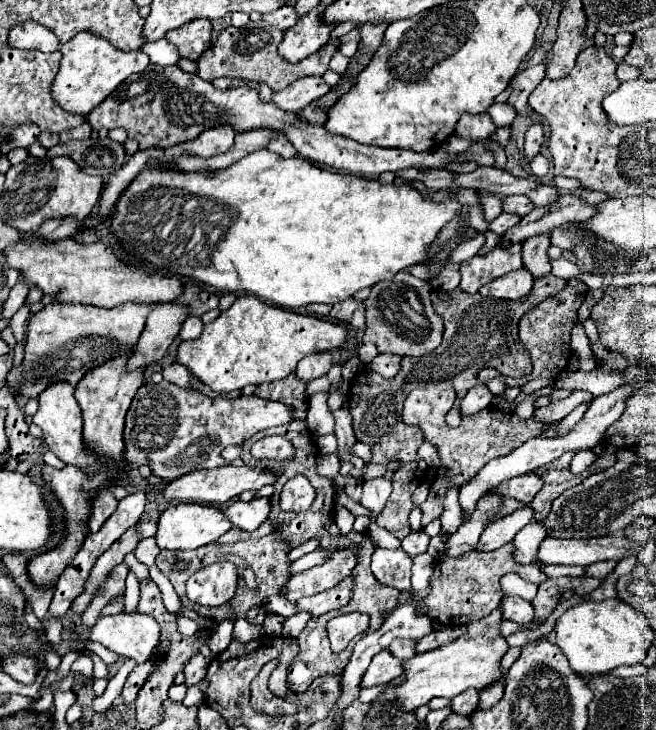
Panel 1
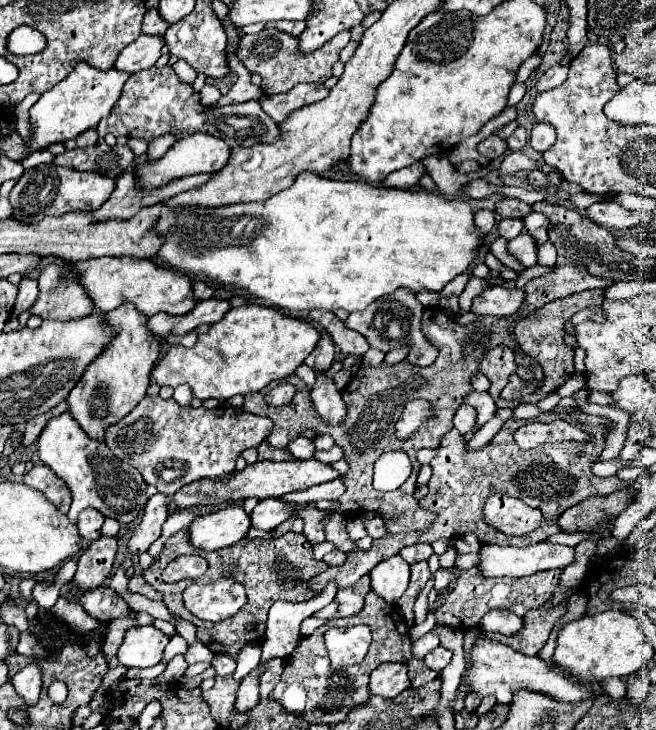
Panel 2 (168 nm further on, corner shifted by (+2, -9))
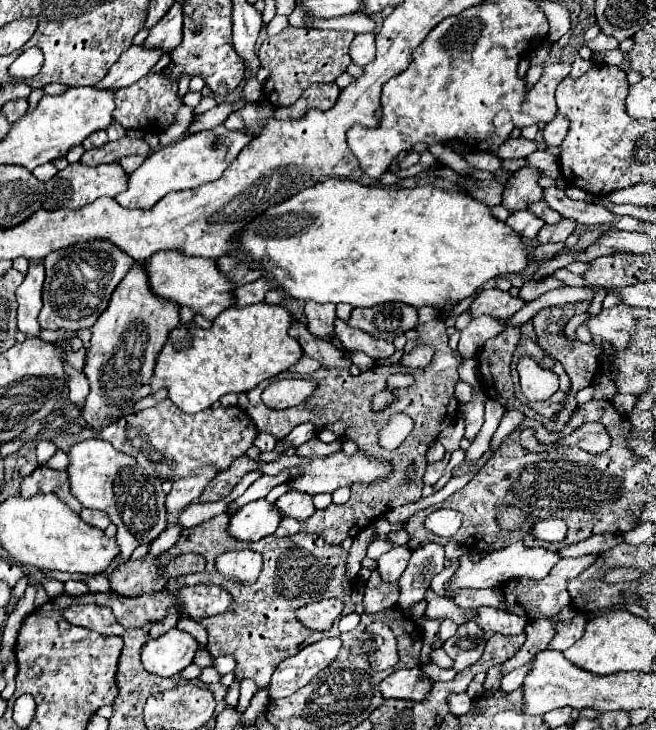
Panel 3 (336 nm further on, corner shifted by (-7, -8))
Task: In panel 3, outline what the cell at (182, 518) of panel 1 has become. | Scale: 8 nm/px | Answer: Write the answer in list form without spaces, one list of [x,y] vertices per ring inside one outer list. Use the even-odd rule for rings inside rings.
[[[258,499],[240,507],[230,515],[226,533],[238,541],[258,541],[266,535],[272,535],[280,523],[282,515],[266,499]]]

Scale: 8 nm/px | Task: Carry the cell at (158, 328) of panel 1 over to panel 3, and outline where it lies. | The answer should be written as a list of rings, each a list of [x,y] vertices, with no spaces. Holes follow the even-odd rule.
[[[258,279],[254,283],[242,285],[234,291],[234,305],[232,307],[246,307],[246,305],[254,305],[264,301],[266,291],[270,289],[270,285],[266,283],[266,279]]]

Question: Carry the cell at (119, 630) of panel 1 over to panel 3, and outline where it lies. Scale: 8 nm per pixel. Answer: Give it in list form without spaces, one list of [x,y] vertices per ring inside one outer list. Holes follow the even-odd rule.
[[[170,629],[168,633],[148,639],[140,651],[142,665],[160,677],[172,677],[192,663],[198,649],[198,641],[180,629]]]

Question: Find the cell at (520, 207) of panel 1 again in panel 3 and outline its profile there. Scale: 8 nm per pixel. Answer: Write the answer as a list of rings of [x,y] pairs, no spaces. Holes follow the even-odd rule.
[[[524,167],[514,173],[502,193],[502,205],[514,213],[520,209],[528,209],[528,205],[538,203],[542,199],[542,187],[538,185],[538,171],[534,167]]]

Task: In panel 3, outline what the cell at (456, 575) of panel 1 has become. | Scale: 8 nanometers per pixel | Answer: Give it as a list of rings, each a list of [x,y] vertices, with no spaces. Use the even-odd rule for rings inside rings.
[[[584,555],[584,557],[576,557],[576,559],[562,559],[540,581],[532,581],[532,579],[510,579],[510,581],[502,583],[500,585],[500,593],[504,595],[504,609],[508,613],[522,615],[528,621],[536,621],[540,617],[552,617],[552,615],[556,615],[570,601],[570,595],[566,593],[568,581],[574,579],[574,577],[578,577],[578,573],[582,573],[584,569],[588,569],[596,559],[598,559],[598,555]]]

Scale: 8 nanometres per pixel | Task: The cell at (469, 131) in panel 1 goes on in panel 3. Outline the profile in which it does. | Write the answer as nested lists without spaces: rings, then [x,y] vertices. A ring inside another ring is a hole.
[[[524,137],[518,139],[508,139],[498,147],[498,157],[500,159],[522,159],[528,157],[532,151],[536,151],[536,141],[528,141]]]

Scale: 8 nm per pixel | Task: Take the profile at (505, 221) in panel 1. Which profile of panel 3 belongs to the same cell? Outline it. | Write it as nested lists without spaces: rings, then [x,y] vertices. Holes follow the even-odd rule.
[[[516,211],[506,219],[506,225],[512,227],[518,235],[532,239],[532,237],[536,237],[536,233],[544,225],[544,221],[530,211]]]

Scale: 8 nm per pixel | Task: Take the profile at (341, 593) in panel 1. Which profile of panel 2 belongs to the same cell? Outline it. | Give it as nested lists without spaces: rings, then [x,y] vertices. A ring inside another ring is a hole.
[[[365,574],[365,578],[361,578],[359,582],[355,582],[353,586],[345,588],[345,590],[339,590],[337,592],[337,602],[339,602],[339,614],[341,616],[353,616],[353,614],[359,614],[363,604],[365,604],[365,596],[367,592],[371,590],[371,584],[369,584],[369,574]]]

